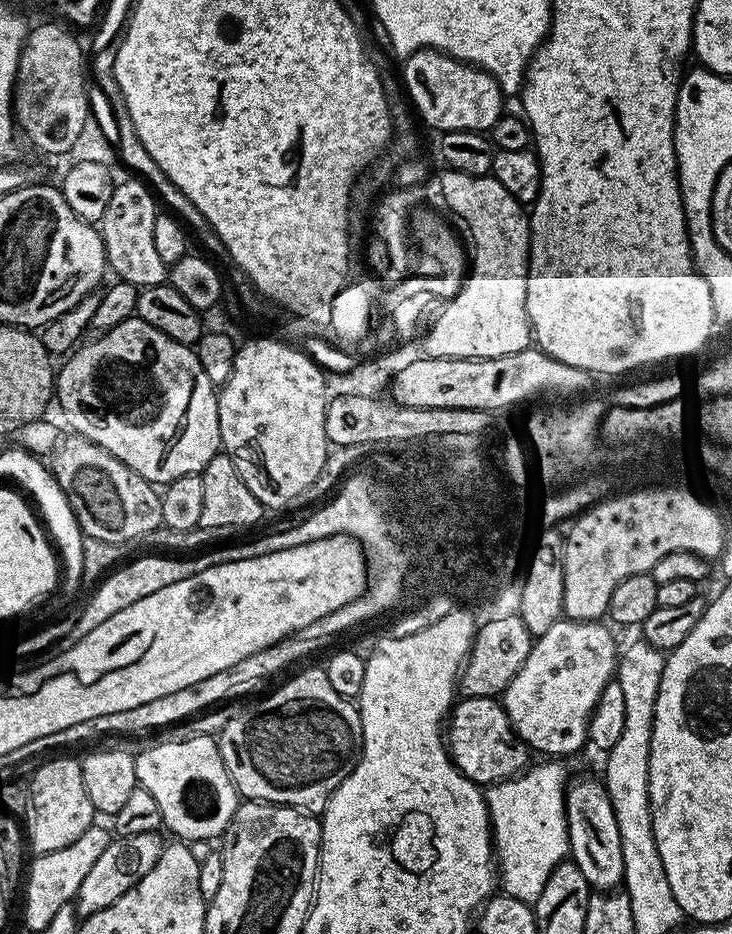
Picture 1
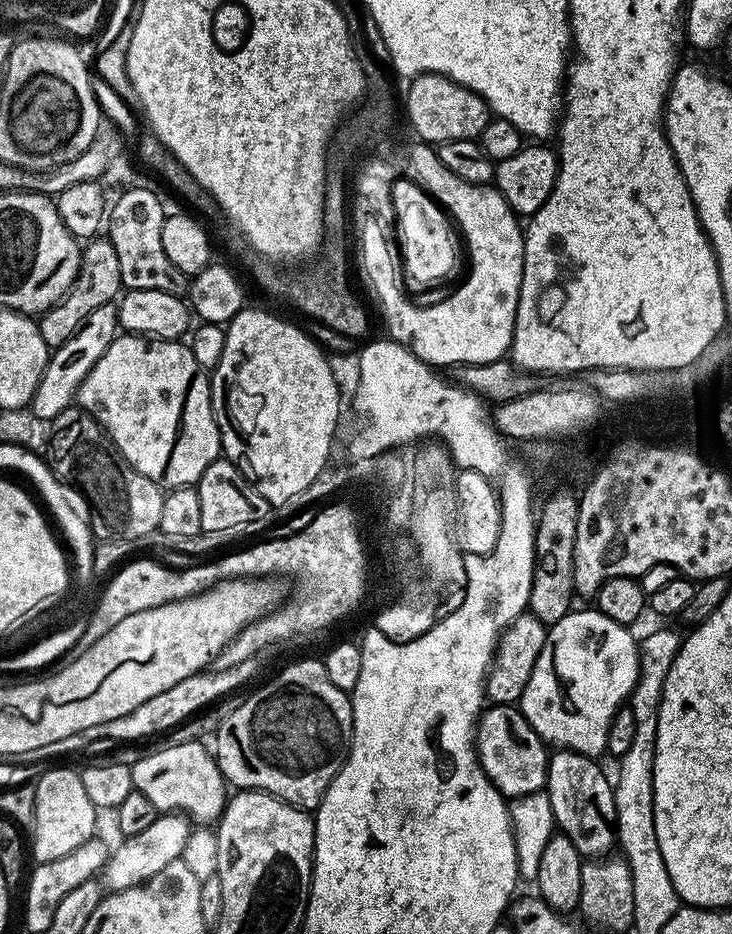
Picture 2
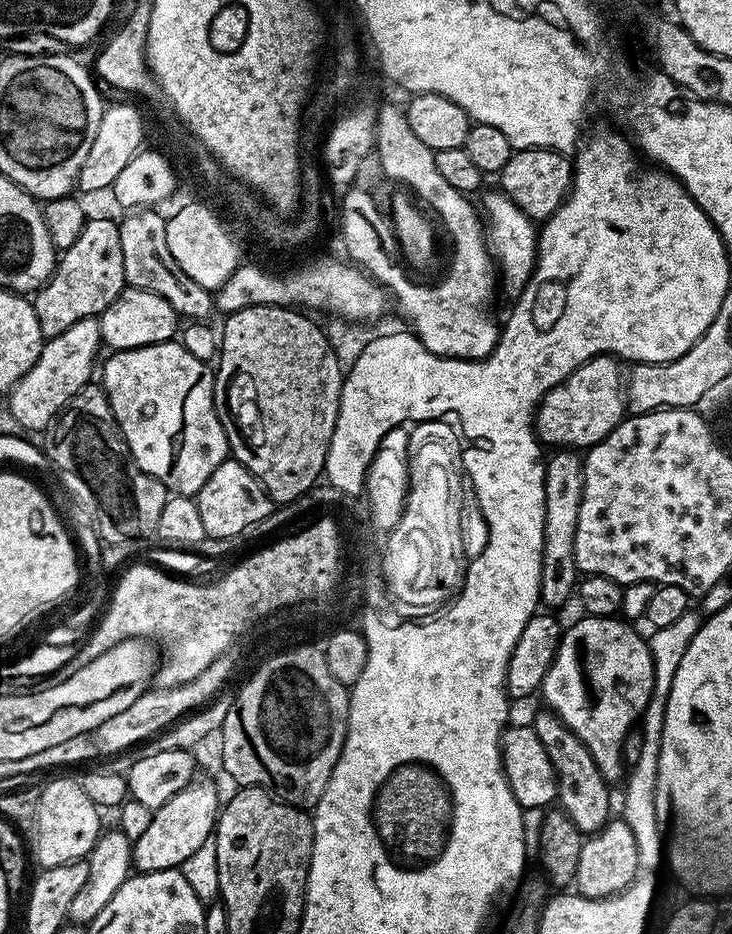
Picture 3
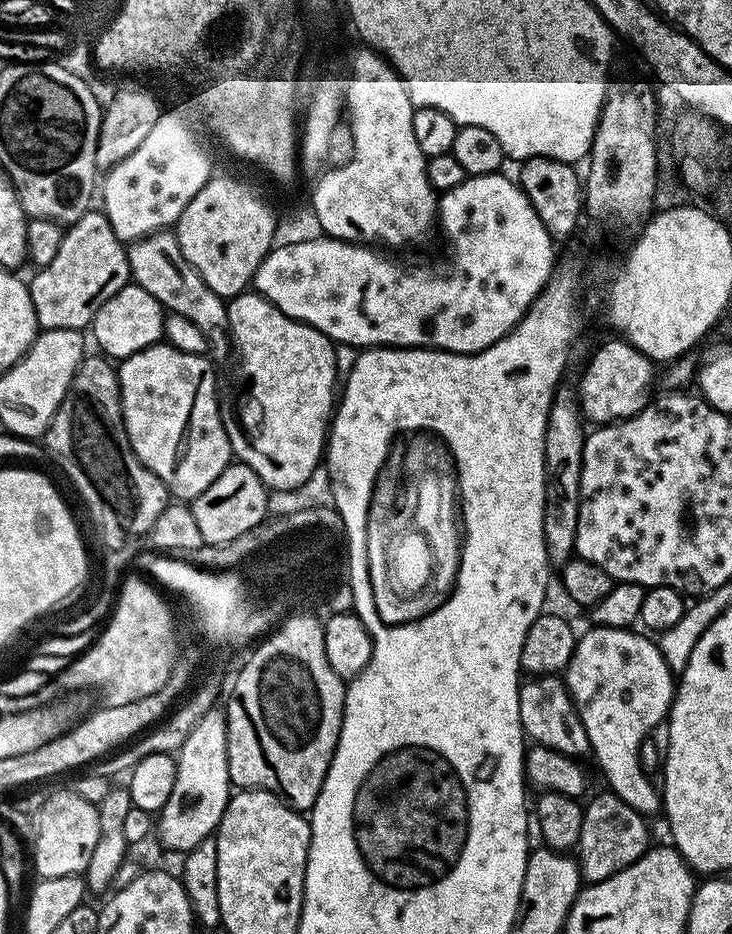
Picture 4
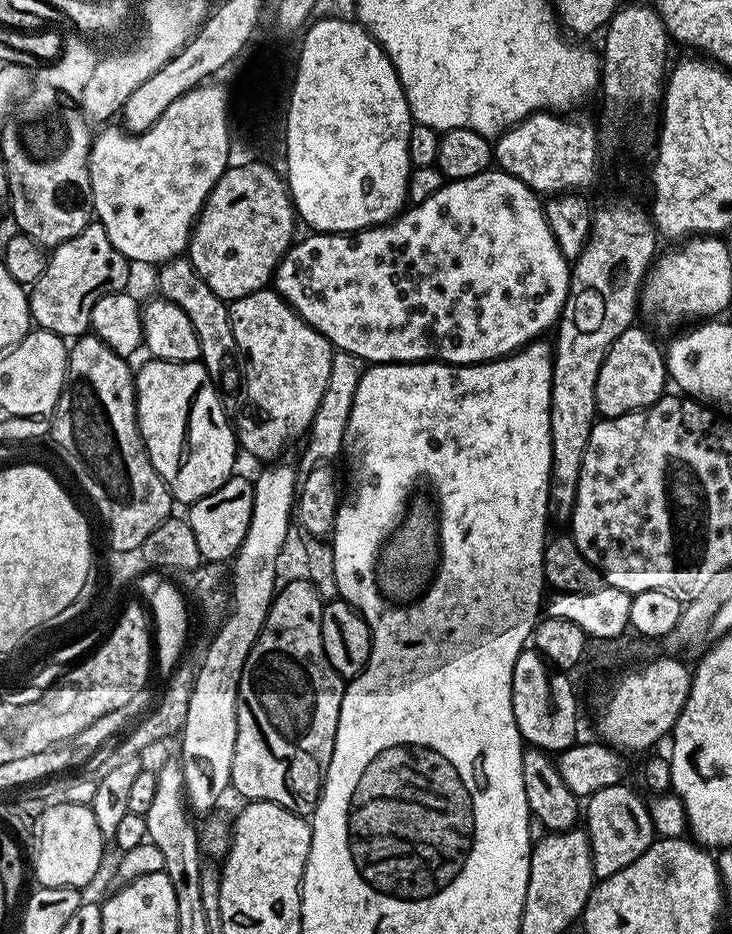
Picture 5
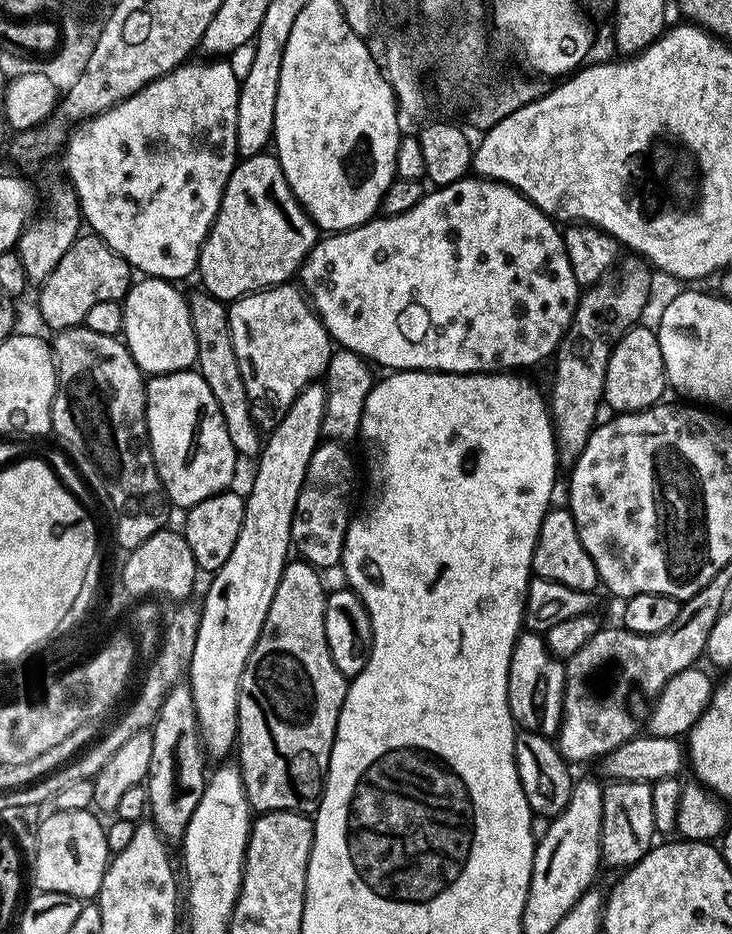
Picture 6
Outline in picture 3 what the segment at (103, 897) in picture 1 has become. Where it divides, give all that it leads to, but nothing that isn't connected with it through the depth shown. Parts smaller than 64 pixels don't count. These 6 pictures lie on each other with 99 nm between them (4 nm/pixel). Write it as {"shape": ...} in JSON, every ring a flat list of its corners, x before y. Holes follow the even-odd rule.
{"shape":[[193,779,191,784,174,794,174,798,153,811,149,828,132,845,132,862,136,872,180,868,207,840,209,843,218,819,216,788,210,781,200,779]]}

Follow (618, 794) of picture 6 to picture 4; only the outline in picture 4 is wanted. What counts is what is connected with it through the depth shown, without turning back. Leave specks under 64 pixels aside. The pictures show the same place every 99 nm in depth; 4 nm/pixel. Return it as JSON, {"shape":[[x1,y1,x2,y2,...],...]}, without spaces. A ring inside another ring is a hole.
{"shape":[[603,790,589,804,583,805,582,834,578,845,578,863,581,881,597,884,618,870,626,870,650,847,648,841,649,821,634,806,626,806,622,798,618,798,611,790]]}

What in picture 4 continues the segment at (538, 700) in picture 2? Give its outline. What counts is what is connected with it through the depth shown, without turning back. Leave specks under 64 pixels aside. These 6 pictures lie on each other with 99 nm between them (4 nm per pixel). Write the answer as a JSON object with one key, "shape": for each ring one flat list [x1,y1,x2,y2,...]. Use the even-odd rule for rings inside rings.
{"shape":[[589,627,589,632,579,637,576,649,567,668,562,673,564,685,572,695,574,706,586,726,586,738,590,738,590,756,596,759,602,775,608,779,607,787,626,806,634,806,646,818,652,818,662,808,662,792,651,784,649,773,642,770,638,762,638,750,644,740,653,735,656,727,665,723,672,706,674,695,674,674,666,666,666,660,660,653,660,645,647,635,639,636,636,630,627,628]]}

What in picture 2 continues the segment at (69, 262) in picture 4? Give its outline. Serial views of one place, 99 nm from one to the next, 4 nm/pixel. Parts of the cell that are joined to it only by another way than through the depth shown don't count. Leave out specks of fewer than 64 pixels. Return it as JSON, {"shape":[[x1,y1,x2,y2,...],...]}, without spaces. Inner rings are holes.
{"shape":[[93,238,87,241,80,254,80,269,76,281,72,283,72,289,39,317,42,342,46,342,49,350,62,346,62,342,66,342,66,338,73,336,86,322,86,318,90,318,90,314,98,310,98,306,113,303,121,292,118,254,115,253,114,246,106,238]]}

